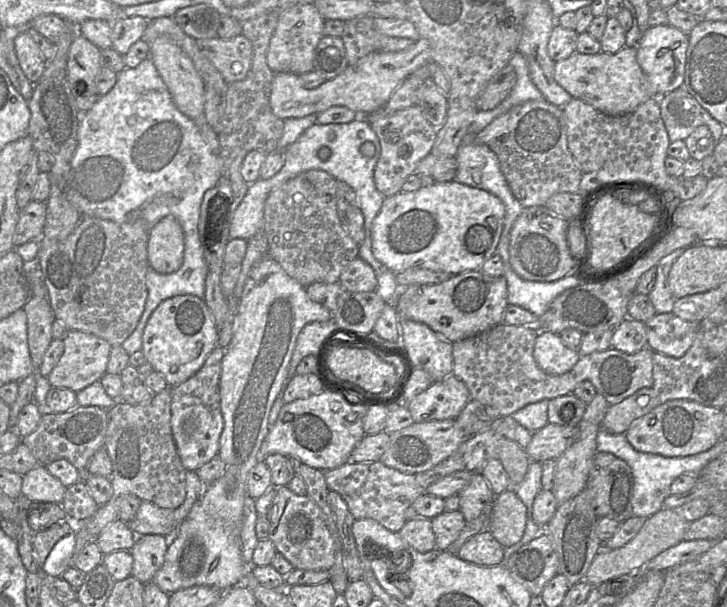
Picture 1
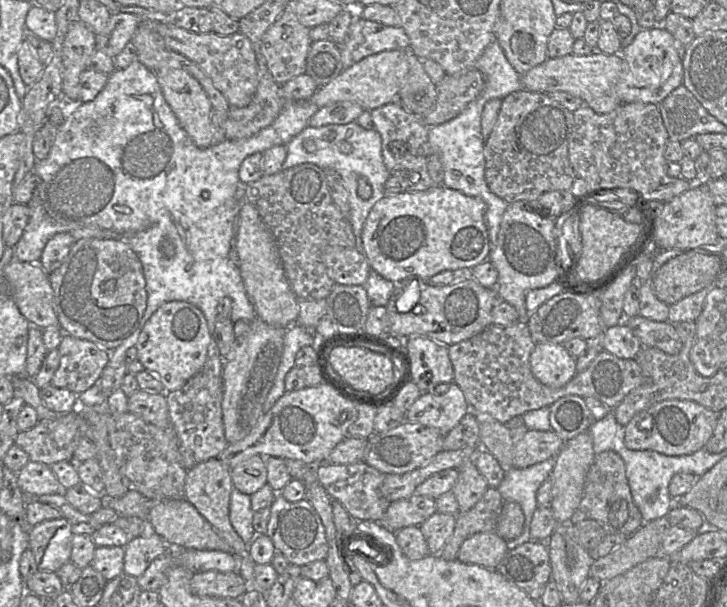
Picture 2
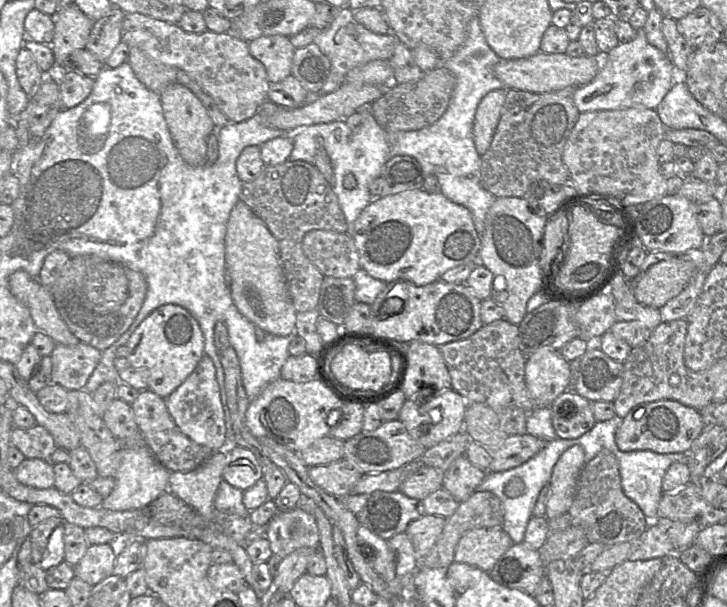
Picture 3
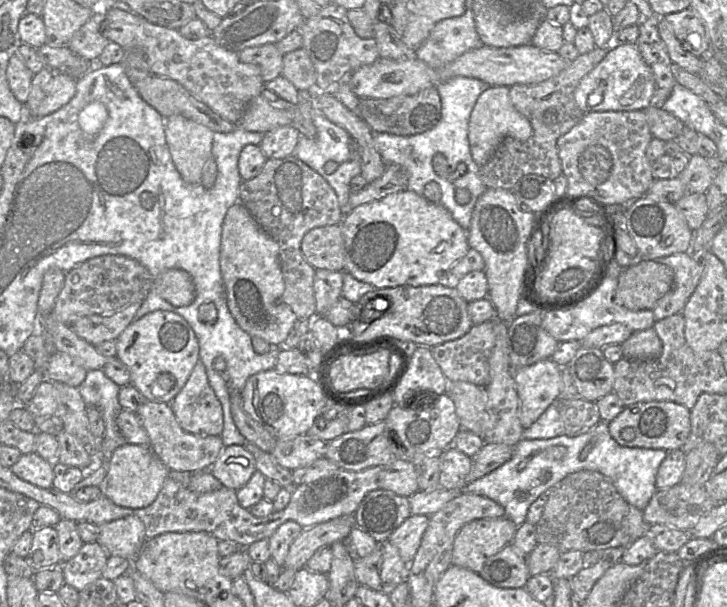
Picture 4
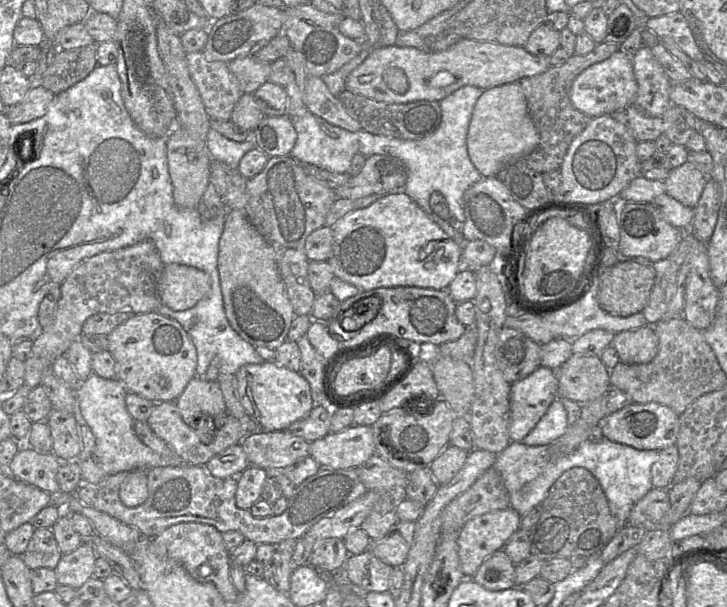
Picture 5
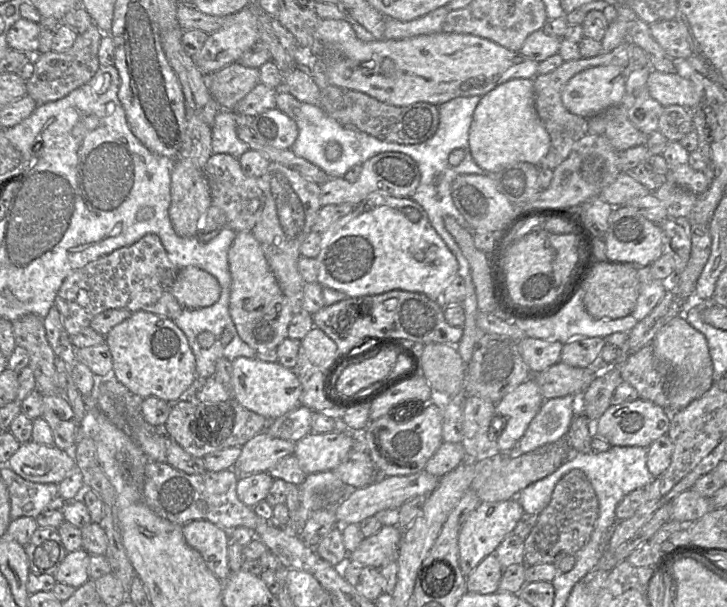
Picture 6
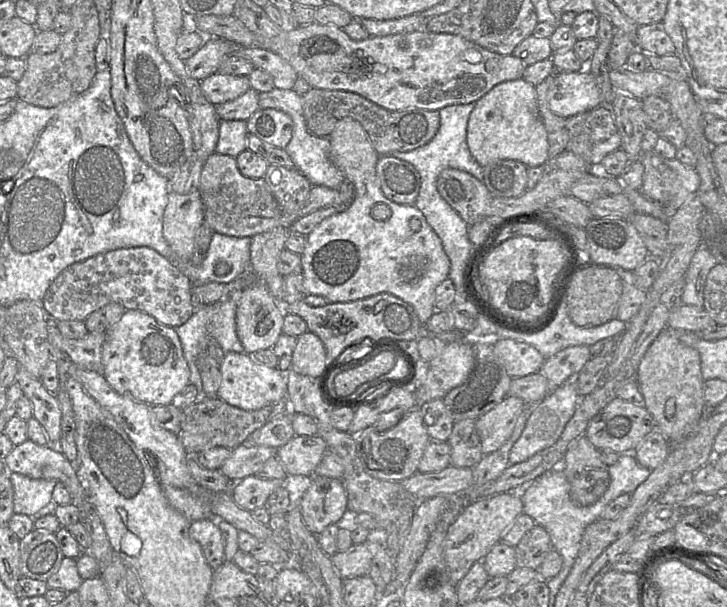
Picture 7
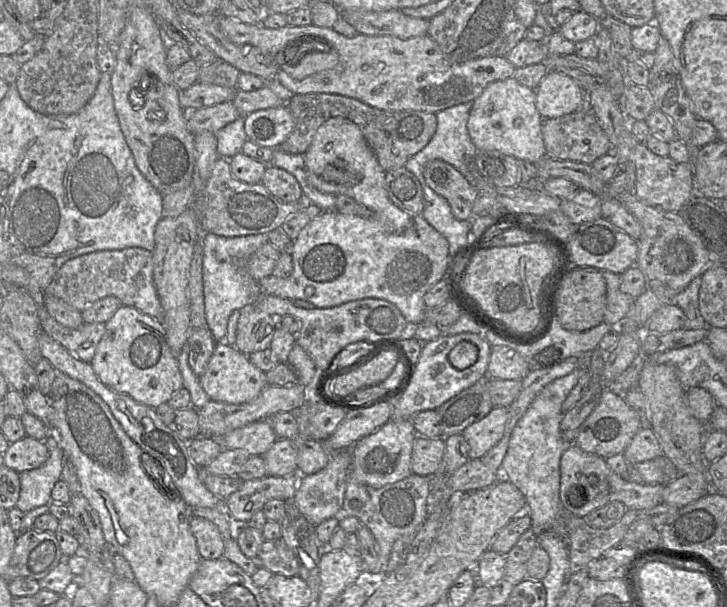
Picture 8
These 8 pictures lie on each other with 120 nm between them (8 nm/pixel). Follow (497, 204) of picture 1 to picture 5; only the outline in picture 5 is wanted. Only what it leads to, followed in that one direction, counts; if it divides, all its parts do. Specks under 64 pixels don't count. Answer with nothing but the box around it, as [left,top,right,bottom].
[327,190,468,291]

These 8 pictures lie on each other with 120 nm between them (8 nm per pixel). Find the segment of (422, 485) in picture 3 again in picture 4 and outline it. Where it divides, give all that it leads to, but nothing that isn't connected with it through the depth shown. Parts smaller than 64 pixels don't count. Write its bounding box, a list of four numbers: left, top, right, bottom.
[379,459,419,497]

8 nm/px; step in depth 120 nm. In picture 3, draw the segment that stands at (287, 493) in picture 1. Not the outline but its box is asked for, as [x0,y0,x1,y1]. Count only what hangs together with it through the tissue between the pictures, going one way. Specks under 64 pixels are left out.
[266,505,320,559]

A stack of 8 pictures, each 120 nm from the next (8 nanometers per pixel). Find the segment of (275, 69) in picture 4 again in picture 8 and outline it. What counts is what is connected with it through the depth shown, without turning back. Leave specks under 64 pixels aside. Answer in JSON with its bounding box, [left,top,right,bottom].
[179,82,237,111]

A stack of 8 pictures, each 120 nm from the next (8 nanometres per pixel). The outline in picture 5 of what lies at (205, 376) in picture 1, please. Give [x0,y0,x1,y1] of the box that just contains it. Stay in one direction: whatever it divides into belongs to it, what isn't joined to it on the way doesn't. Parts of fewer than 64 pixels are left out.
[175,375,227,429]

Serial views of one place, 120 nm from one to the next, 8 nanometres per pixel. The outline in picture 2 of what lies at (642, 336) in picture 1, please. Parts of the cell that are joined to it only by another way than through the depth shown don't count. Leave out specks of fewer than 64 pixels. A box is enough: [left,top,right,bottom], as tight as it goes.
[600,321,643,359]

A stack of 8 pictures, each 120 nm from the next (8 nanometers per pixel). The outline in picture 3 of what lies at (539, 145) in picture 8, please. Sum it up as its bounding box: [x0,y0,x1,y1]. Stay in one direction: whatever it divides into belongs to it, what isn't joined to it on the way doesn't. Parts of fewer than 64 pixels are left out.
[473,87,507,155]

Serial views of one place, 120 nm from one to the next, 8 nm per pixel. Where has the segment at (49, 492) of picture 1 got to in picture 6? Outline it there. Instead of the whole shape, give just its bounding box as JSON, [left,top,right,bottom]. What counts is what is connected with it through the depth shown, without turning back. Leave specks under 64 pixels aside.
[6,440,75,485]

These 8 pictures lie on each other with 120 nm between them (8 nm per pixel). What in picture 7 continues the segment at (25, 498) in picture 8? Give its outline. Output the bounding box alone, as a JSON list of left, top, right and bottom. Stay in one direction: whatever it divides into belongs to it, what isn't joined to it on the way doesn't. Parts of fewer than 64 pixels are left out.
[10,472,58,516]

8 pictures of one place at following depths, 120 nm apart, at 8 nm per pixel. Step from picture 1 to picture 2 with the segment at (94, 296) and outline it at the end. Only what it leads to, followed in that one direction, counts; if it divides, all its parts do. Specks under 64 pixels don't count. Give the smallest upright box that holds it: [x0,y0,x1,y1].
[48,238,146,352]

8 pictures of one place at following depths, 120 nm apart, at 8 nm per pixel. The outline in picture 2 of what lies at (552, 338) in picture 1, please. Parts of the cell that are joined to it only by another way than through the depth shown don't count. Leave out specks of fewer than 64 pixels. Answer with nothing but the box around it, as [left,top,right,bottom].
[530,344,576,388]

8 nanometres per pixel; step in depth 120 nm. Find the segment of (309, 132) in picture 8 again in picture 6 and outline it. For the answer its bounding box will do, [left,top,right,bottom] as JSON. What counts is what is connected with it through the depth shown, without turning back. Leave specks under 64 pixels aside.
[319,85,440,144]

